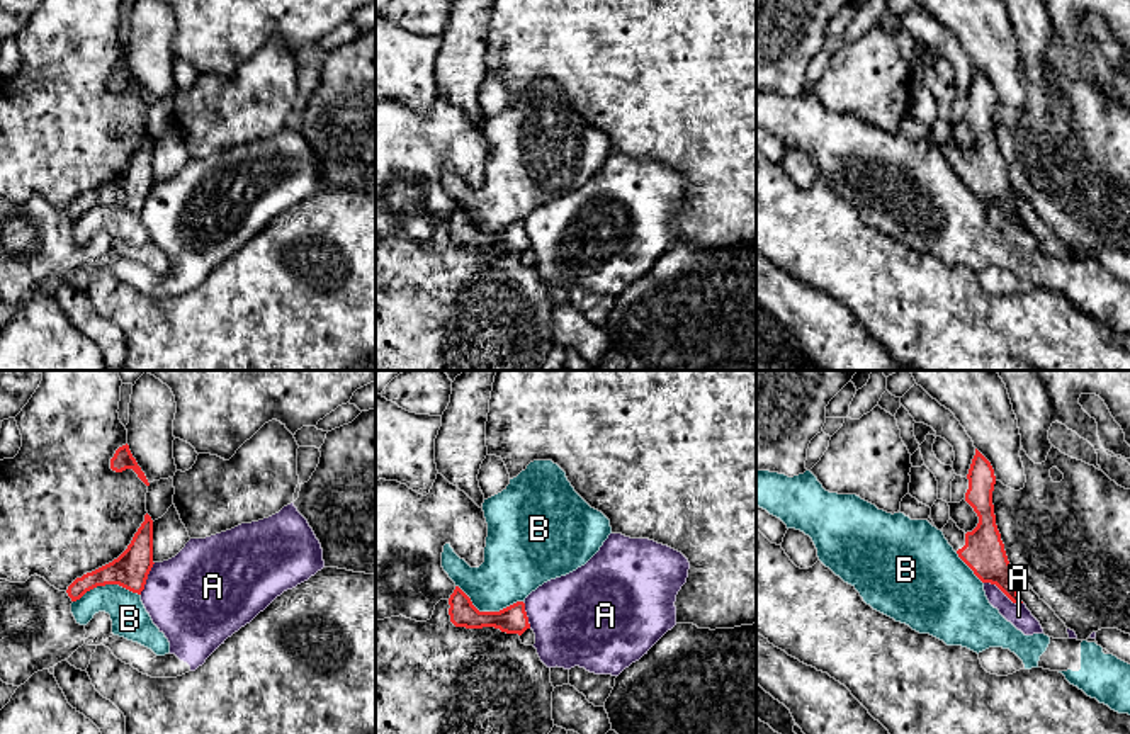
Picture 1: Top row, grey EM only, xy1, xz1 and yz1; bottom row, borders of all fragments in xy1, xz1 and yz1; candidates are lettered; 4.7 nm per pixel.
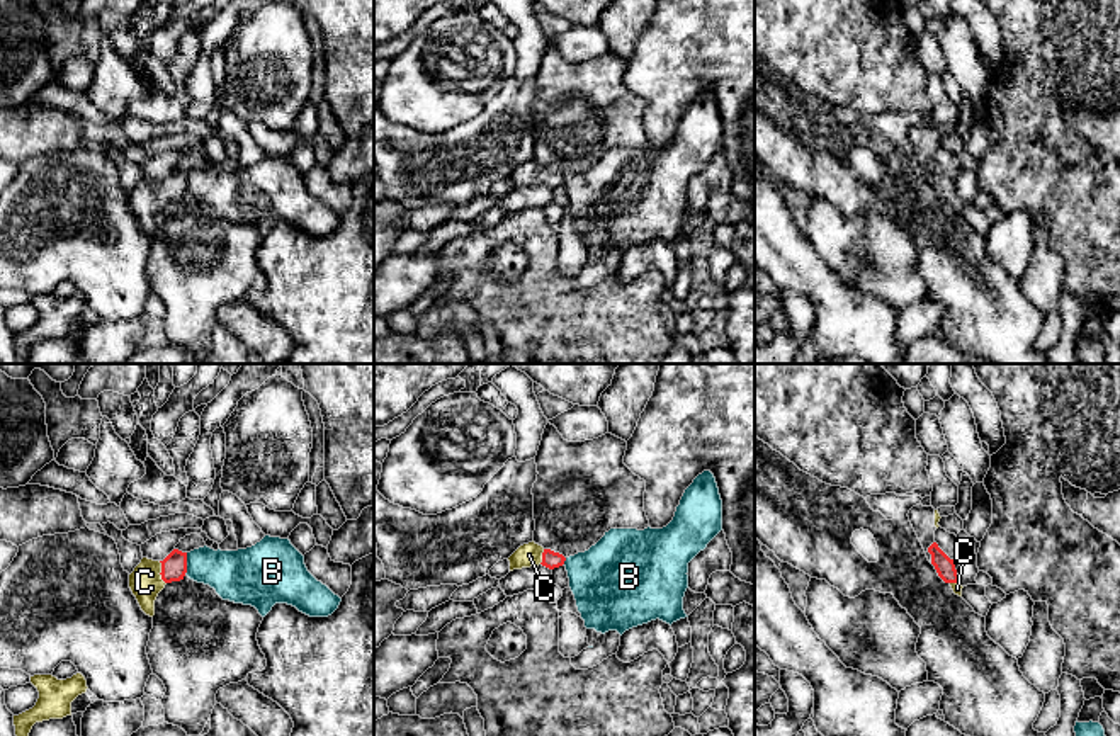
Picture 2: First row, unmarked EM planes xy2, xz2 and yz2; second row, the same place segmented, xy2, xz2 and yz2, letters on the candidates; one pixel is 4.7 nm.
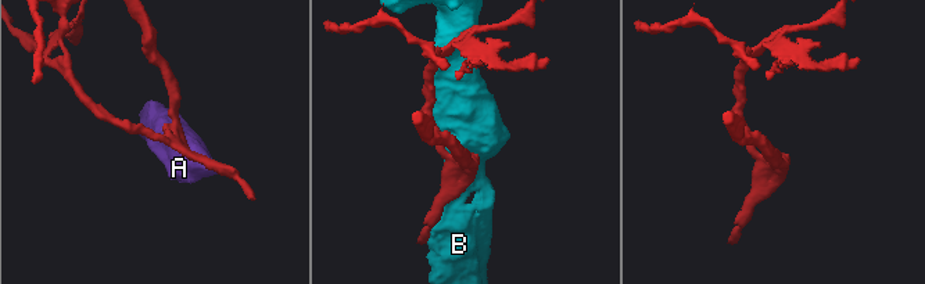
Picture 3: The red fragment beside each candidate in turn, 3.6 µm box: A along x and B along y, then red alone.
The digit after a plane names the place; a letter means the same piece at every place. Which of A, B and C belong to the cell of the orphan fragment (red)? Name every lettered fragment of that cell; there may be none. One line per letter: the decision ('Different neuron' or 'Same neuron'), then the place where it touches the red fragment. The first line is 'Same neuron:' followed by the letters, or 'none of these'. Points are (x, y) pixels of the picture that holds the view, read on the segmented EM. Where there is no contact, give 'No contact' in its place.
Same neuron: C
A: Different neuron. Touches red at yz1 (1003, 592)
B: Different neuron. Touches red at xz1 (488, 612)
C: Same neuron. Touches red at xy2 (160, 573)

